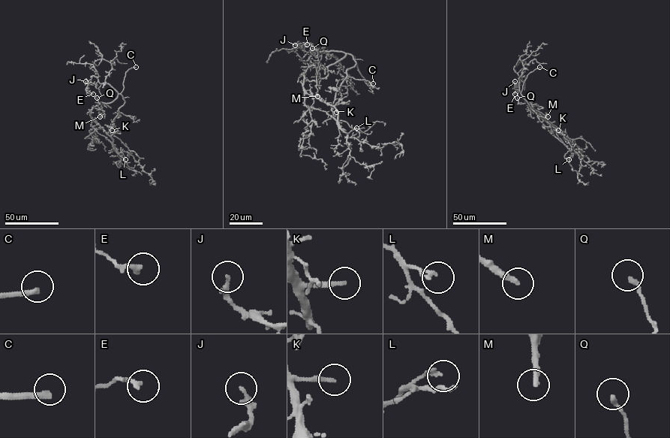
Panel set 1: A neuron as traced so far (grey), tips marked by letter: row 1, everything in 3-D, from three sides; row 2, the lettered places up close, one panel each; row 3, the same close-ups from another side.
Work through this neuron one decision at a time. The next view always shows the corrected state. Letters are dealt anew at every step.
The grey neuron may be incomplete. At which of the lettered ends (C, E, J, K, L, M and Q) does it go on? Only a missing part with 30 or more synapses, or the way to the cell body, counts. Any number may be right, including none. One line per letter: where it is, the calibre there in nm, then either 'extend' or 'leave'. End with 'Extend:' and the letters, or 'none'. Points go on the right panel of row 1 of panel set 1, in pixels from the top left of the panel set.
C: at (539, 67); 280 nm thick; extend
E: at (515, 94); 220 nm thick; leave
J: at (515, 81); 240 nm thick; leave
K: at (558, 130); 220 nm thick; extend
L: at (569, 159); 170 nm thick; leave
M: at (548, 116); 260 nm thick; extend
Q: at (517, 98); 190 nm thick; leave
Extend: C, K, M

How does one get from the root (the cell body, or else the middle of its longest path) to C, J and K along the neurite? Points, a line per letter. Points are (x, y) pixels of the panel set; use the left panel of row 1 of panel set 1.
C: (97, 105), (100, 102), (112, 101), (123, 90), (125, 73), (136, 67)
J: (97, 105), (100, 102), (112, 102), (118, 92), (106, 83), (97, 82), (96, 85), (85, 81)
K: (97, 105), (100, 102), (112, 102), (119, 94), (121, 96), (124, 102), (112, 121), (109, 128), (112, 130)

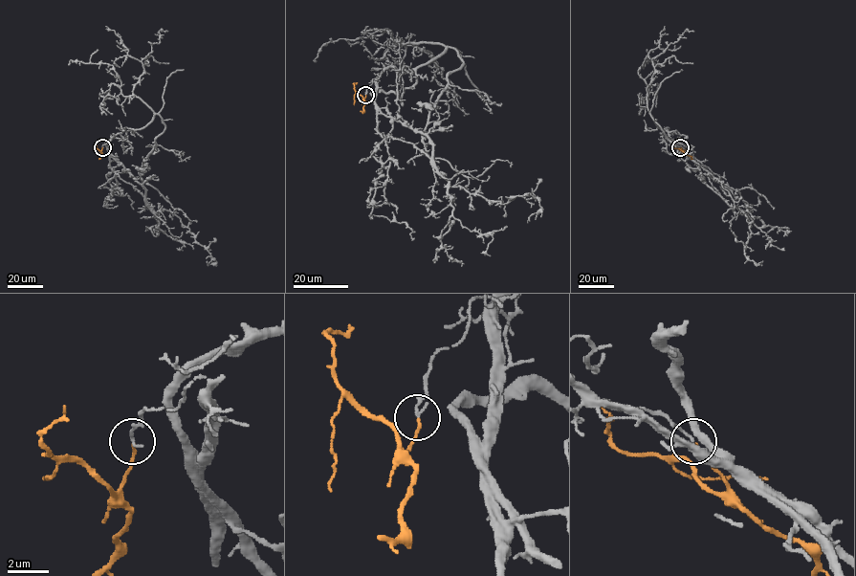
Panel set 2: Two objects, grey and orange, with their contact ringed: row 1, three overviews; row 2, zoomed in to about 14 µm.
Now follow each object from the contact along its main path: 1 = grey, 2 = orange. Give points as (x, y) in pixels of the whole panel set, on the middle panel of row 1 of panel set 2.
1: (365, 95), (384, 69), (451, 47), (463, 63), (425, 150), (473, 179), (511, 166)
2: (365, 95), (362, 99), (355, 90), (356, 82)

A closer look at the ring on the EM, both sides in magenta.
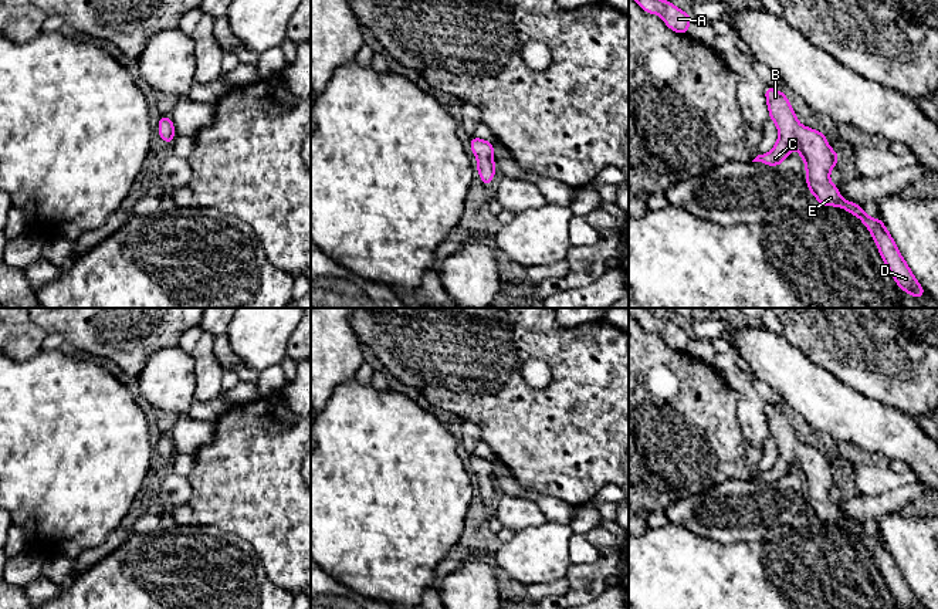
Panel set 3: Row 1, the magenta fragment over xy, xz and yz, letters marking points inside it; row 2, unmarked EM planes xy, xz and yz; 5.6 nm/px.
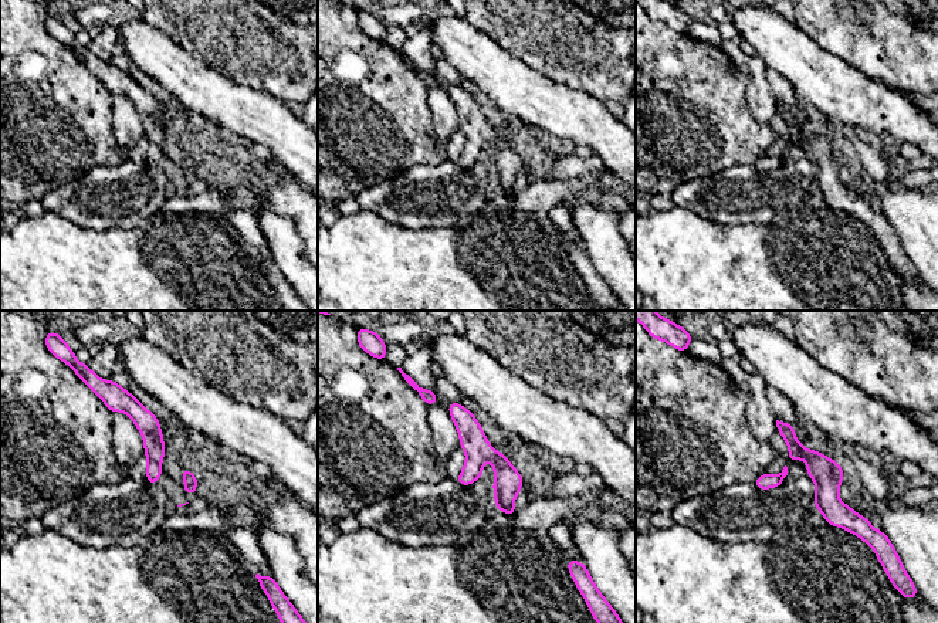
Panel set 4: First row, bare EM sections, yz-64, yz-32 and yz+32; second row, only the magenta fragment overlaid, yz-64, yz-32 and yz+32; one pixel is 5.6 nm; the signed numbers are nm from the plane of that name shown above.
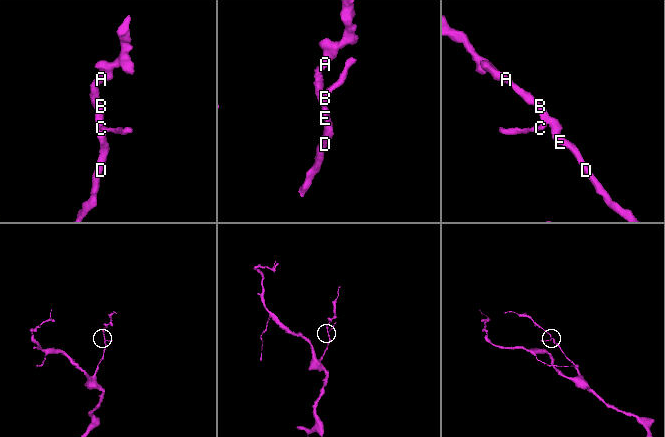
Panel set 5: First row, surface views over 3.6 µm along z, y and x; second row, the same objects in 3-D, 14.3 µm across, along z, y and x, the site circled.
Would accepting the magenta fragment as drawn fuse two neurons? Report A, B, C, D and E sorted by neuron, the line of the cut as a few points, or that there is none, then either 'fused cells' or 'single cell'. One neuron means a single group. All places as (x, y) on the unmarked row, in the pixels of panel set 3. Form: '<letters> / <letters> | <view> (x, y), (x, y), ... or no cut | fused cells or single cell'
A B C D E | no cut | single cell

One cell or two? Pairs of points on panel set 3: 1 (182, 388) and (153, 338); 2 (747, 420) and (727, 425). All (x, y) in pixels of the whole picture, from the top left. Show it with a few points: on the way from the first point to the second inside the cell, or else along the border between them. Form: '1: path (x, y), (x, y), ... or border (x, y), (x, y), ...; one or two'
1: border (178, 345), (156, 349), (138, 374); two
2: border (732, 389), (741, 432), (761, 447); two

